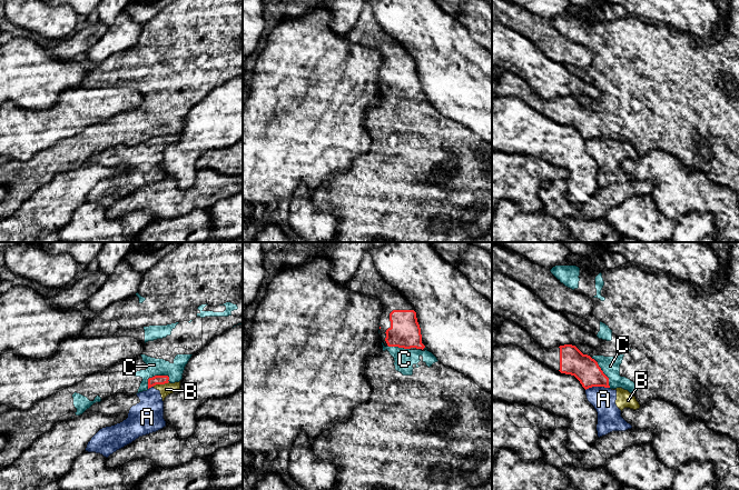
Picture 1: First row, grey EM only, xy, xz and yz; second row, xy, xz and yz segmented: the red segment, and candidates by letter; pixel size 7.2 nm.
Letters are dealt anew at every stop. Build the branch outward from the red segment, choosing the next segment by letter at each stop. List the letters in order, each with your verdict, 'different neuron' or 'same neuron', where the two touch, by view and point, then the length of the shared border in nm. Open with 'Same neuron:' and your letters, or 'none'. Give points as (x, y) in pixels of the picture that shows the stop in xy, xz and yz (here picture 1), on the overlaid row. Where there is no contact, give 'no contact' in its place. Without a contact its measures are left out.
Same neuron: C
A: different neuron; meets red in yz at (597, 386); contact 180 nm long
B: different neuron; meets red in xy at (160, 383); contact 120 nm long
C: same neuron; meets red in xy at (155, 376); contact 190 nm long

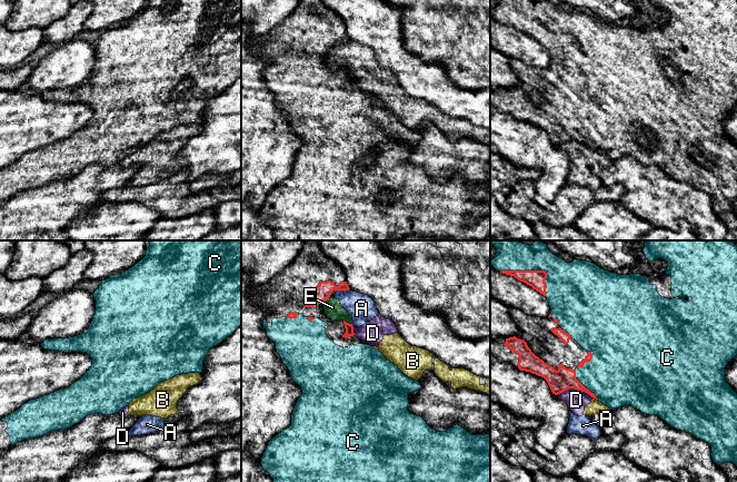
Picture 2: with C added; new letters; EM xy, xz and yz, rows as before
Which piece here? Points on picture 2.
Same neuron: C
A: different neuron; meets red in xz at (341, 289); contact 110 nm long
B: different neuron; meets red in yz at (595, 397); contact 50 nm long
C: same neuron; meets red in yz at (535, 271); contact 380 nm long
D: different neuron; meets red in yz at (575, 389); contact 260 nm long
E: different neuron; meets red in xz at (348, 323); contact 70 nm long

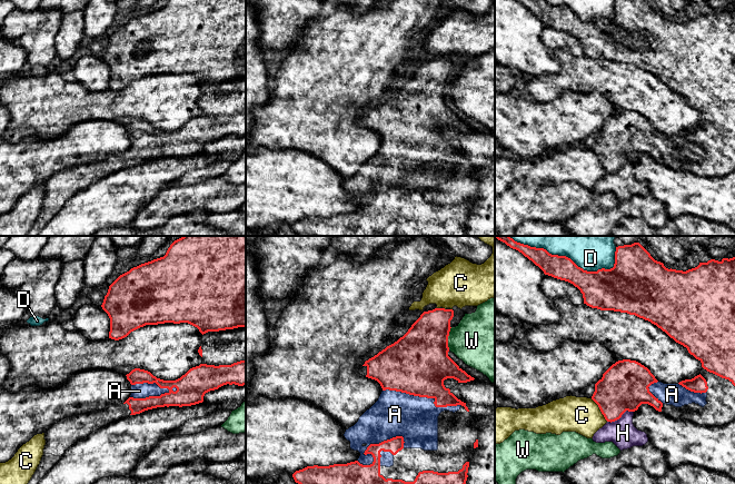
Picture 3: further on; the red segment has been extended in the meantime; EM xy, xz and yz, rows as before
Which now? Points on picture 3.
Same neuron: A
A: same neuron; meets red in xz at (425, 396); contact 600 nm long
C: different neuron; meets red in yz at (599, 408); contact 200 nm long
D: different neuron; meets red in yz at (563, 256); contact 800 nm long
H: different neuron; meets red in yz at (619, 417); contact 200 nm long
W: different neuron; meets red in xz at (447, 338); contact 170 nm long

